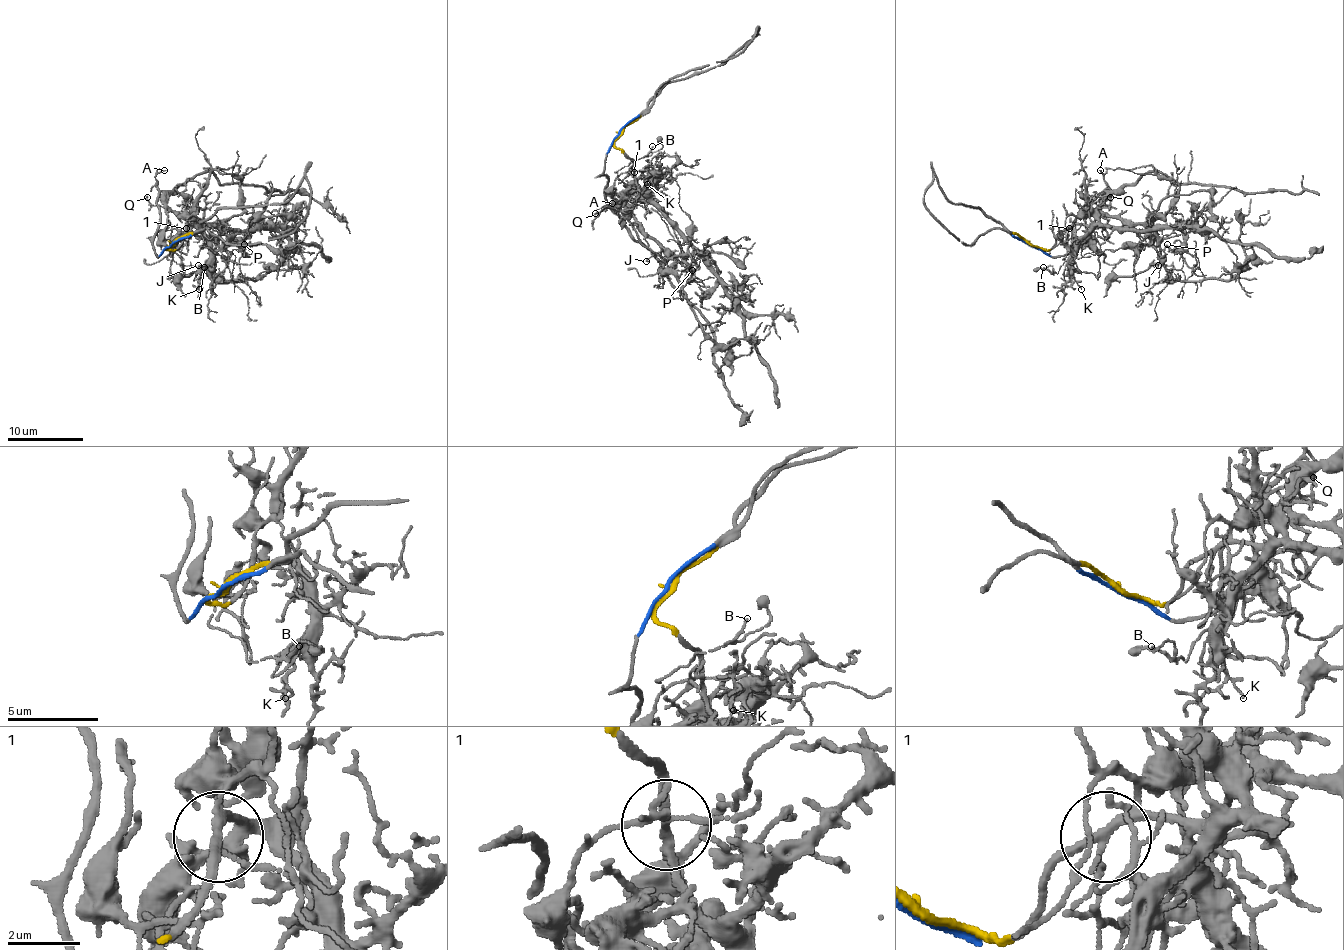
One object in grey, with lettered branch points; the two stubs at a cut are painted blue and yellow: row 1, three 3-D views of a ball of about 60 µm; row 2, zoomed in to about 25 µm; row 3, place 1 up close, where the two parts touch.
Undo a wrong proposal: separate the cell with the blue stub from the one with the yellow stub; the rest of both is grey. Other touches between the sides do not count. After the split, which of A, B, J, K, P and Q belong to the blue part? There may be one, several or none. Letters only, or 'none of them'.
A, B, J, P, Q

